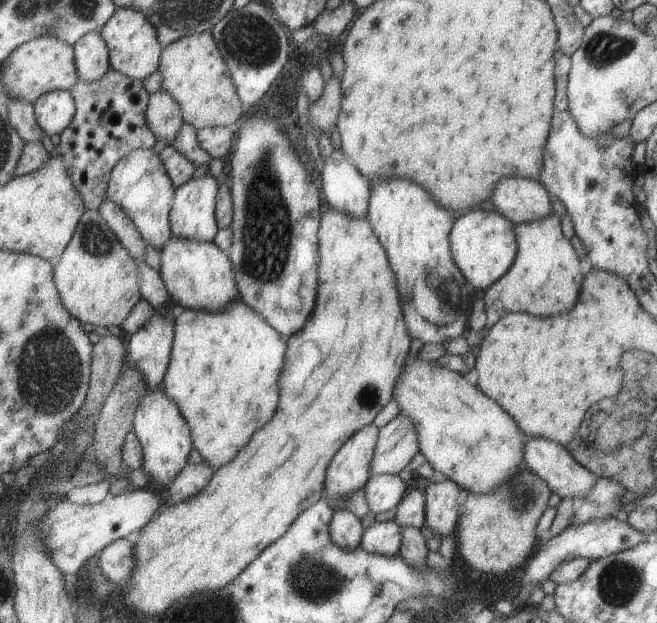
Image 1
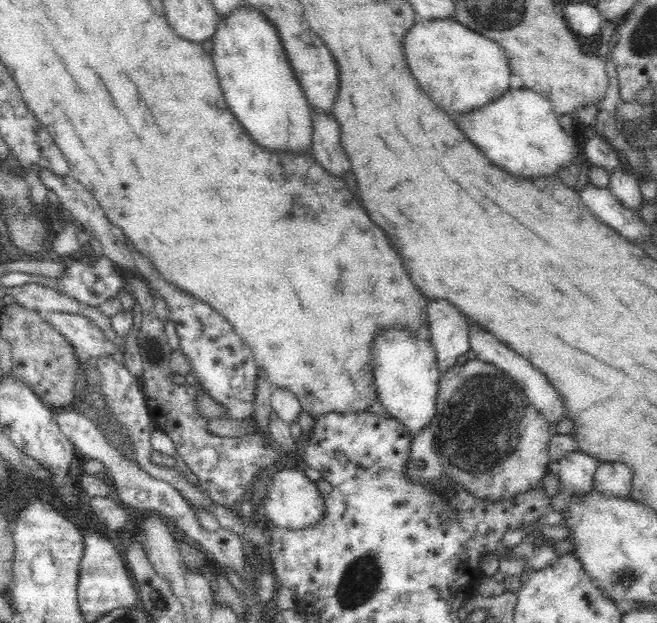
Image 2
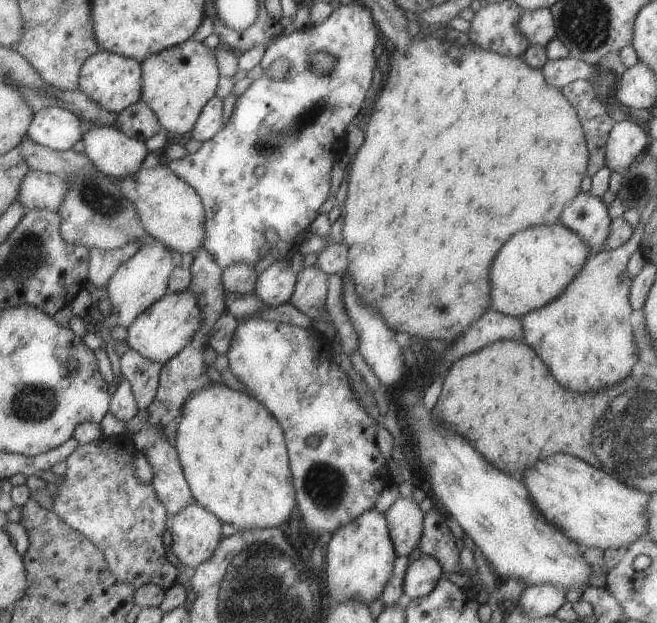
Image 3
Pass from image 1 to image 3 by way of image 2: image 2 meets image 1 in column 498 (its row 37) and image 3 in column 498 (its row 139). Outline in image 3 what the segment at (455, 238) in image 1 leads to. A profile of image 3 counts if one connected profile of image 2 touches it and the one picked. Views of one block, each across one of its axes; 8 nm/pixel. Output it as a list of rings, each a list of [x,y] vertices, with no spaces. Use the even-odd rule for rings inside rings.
[[[559,222],[519,230],[501,246],[489,266],[490,308],[501,314],[521,318],[545,306],[563,294],[591,253],[589,246],[576,233]]]

